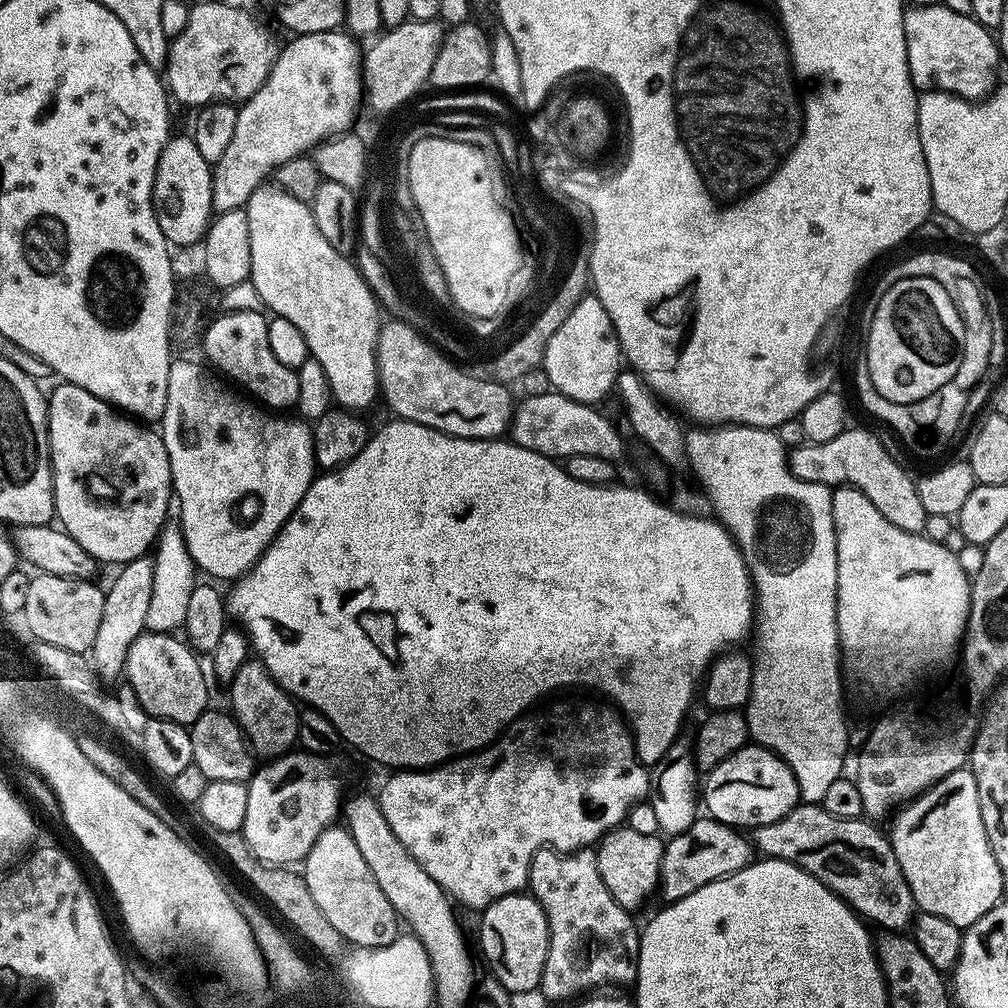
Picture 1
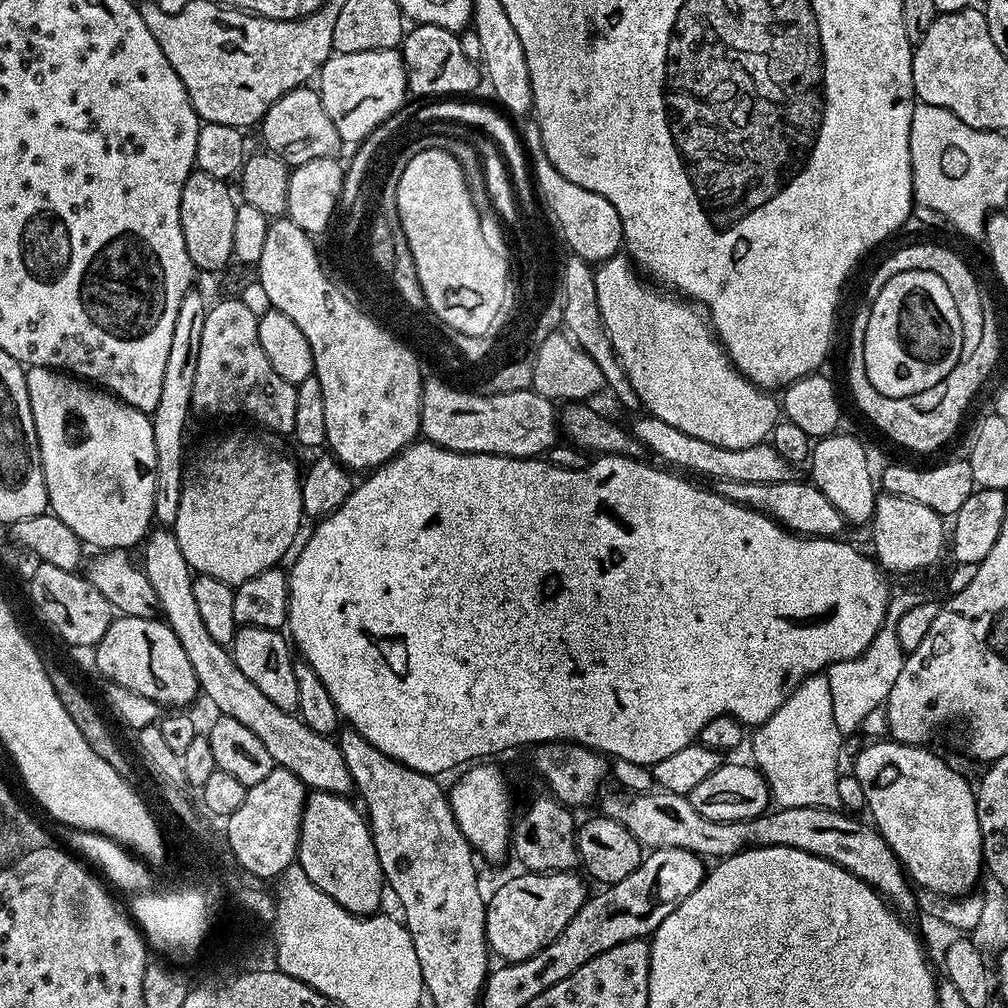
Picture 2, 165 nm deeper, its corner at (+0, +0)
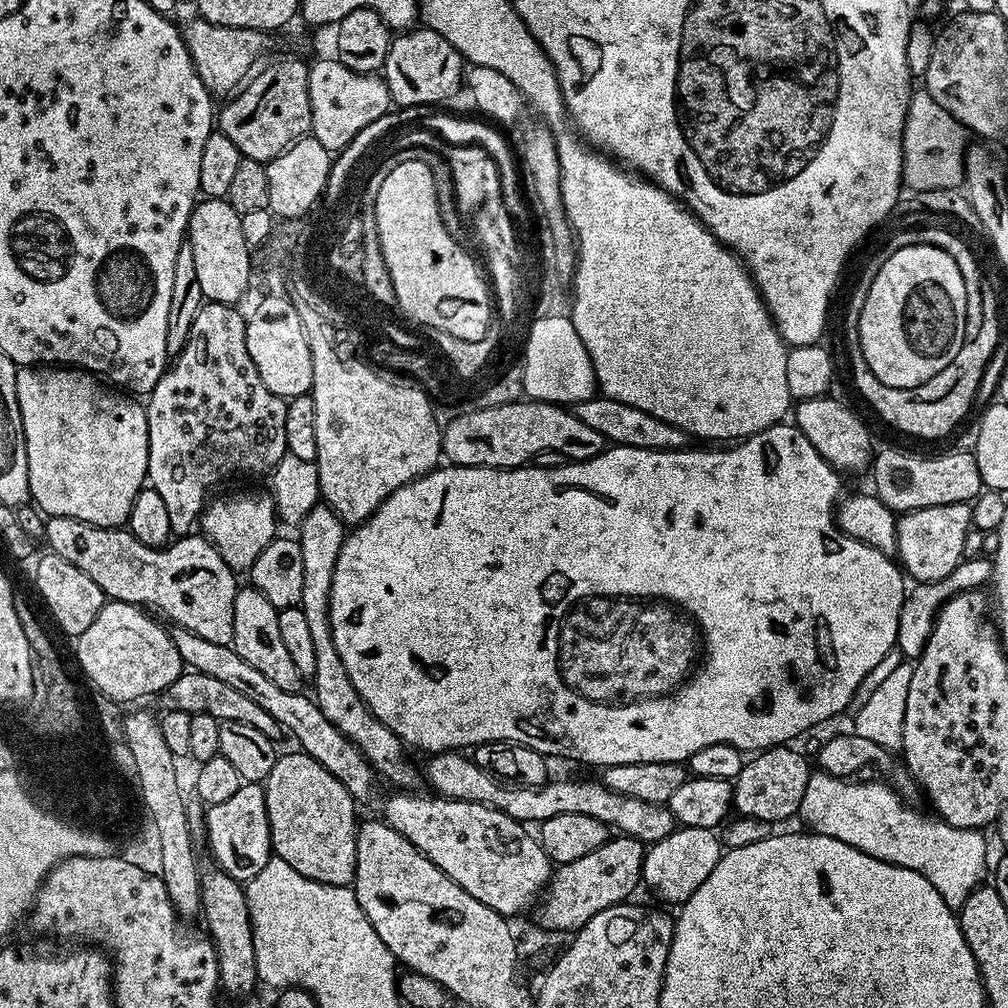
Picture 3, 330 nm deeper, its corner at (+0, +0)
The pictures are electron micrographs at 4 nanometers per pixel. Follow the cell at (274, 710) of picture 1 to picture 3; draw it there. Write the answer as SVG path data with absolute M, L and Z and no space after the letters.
M251 586L241 587L234 598L234 638L231 646L250 666L255 666L270 682L275 682L282 690L299 692L302 677L294 666L293 659L282 642L282 633L278 631L278 610L262 598L262 594Z

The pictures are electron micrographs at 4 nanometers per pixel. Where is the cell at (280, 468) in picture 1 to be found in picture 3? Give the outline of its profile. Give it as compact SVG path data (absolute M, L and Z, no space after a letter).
M267 491L248 492L245 496L228 496L225 500L215 500L205 507L198 521L203 535L208 537L208 541L232 569L251 569L258 554L262 554L262 550L266 550L266 546L277 539L278 517L274 500Z

